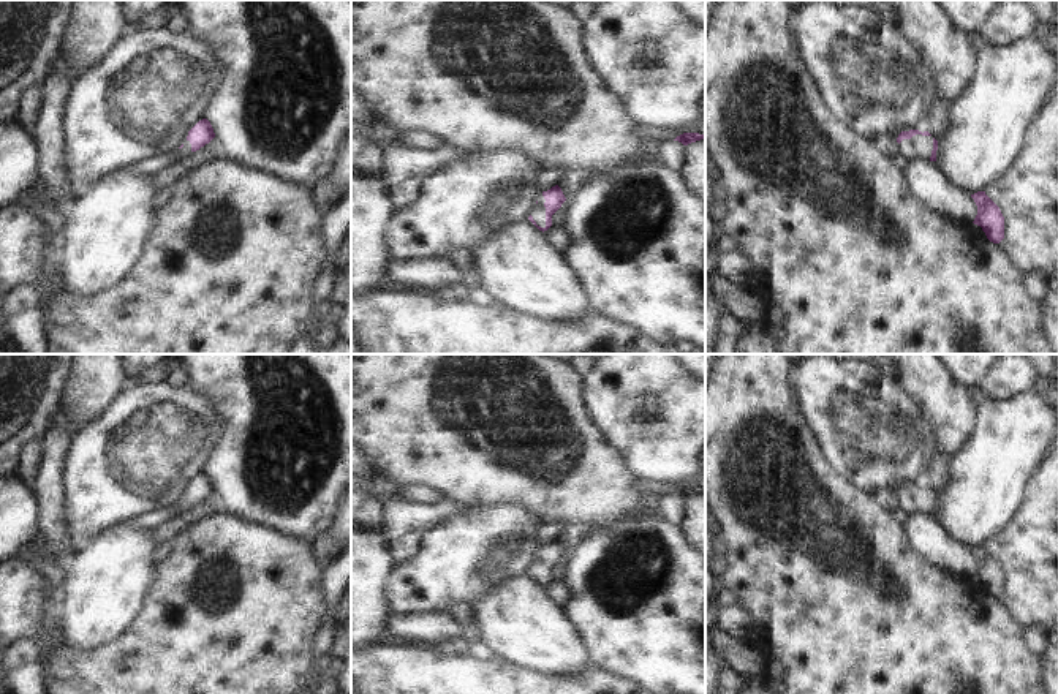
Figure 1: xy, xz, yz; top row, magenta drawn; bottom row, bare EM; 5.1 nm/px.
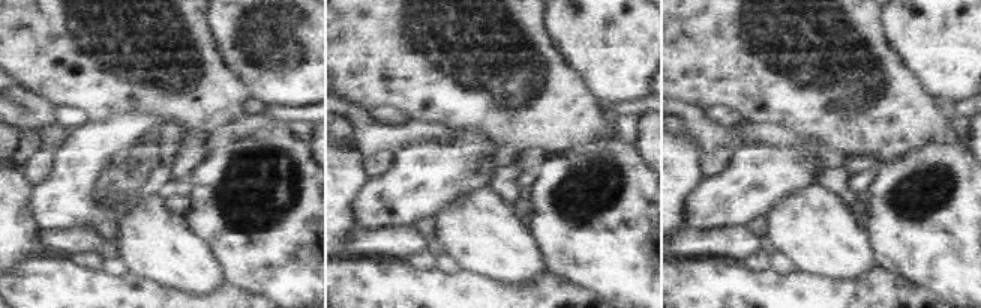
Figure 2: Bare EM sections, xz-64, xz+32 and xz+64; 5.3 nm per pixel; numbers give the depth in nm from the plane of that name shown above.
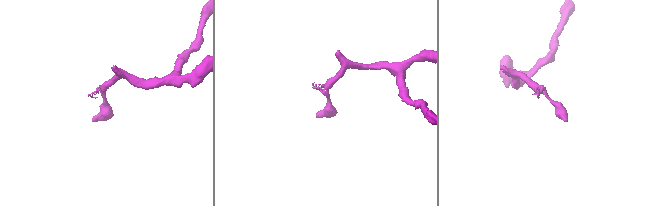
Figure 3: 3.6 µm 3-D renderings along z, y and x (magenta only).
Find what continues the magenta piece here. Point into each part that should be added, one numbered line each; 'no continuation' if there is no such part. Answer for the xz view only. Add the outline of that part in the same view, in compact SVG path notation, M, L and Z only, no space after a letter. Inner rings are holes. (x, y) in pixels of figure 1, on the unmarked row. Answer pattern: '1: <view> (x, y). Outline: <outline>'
1: xz (538, 568). Outline: M541 549L538 552L538 558L531 568L533 574L536 575L538 580L546 582L546 561L544 561L544 550Z

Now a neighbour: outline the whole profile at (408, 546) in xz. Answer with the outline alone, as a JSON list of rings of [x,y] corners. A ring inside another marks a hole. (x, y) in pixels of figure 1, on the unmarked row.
[[[413,531],[391,542],[391,550],[399,564],[410,561],[422,550],[422,539],[422,533]]]

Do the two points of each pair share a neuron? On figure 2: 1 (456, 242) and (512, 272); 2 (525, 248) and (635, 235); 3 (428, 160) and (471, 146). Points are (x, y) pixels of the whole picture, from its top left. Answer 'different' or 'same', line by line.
1: same
2: different
3: same

